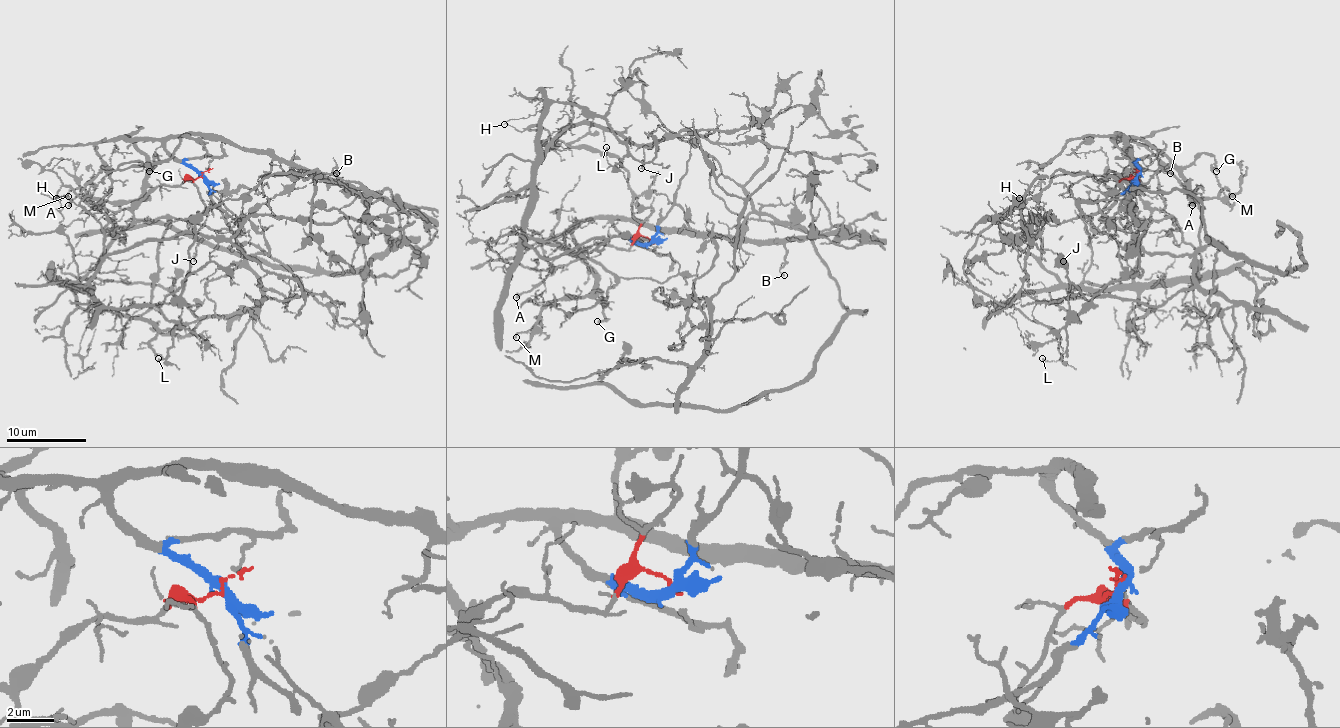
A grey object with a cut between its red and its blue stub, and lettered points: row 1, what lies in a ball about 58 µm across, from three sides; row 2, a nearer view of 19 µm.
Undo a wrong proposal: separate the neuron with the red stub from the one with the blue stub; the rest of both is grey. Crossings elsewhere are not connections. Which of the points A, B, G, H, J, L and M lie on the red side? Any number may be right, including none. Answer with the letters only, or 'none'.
H, J, L

